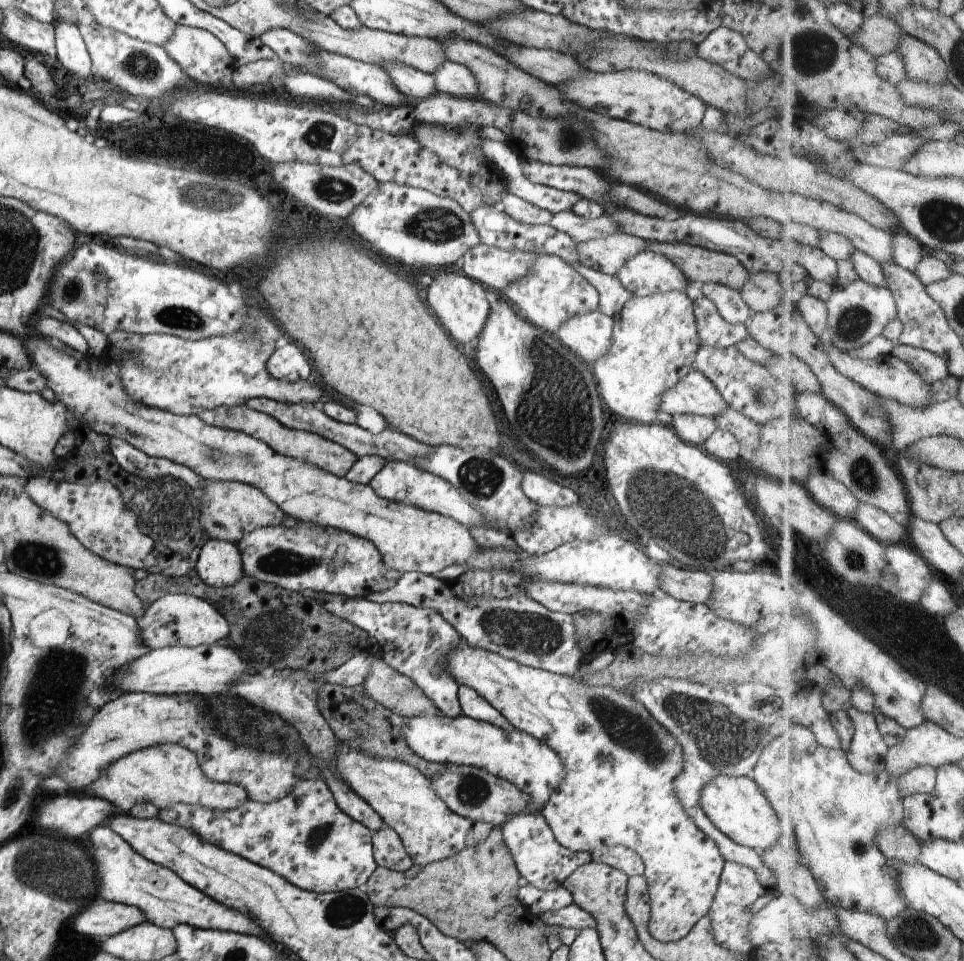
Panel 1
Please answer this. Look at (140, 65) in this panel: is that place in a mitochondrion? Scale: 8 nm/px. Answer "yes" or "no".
yes

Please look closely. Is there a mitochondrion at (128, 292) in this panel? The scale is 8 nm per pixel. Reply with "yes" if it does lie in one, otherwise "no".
no

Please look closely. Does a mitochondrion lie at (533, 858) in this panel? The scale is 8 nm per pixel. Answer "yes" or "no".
no

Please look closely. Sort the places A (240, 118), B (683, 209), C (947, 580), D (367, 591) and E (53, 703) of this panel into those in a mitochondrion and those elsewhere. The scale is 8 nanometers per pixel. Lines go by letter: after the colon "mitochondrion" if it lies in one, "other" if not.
A: other
B: other
C: other
D: other
E: mitochondrion

